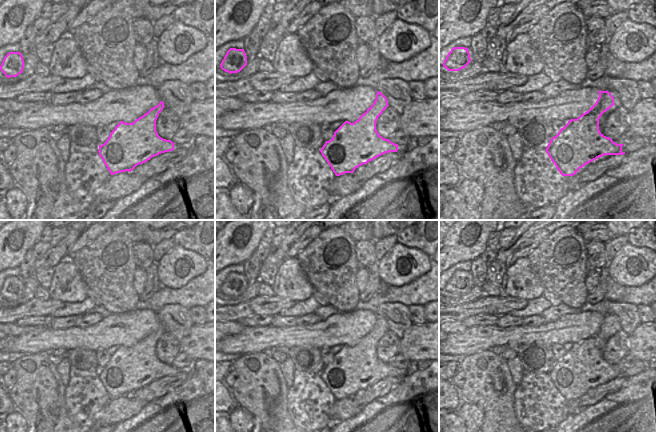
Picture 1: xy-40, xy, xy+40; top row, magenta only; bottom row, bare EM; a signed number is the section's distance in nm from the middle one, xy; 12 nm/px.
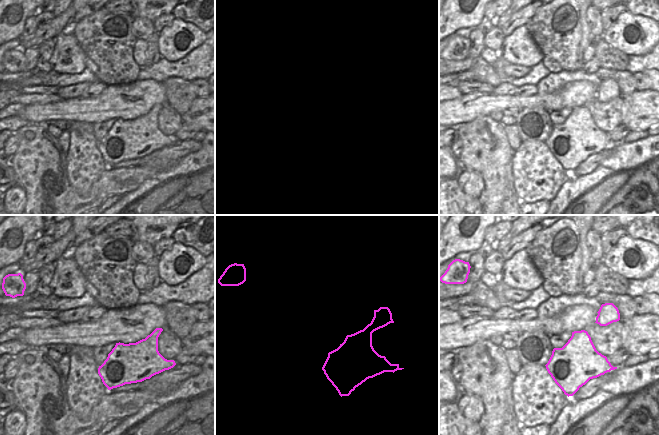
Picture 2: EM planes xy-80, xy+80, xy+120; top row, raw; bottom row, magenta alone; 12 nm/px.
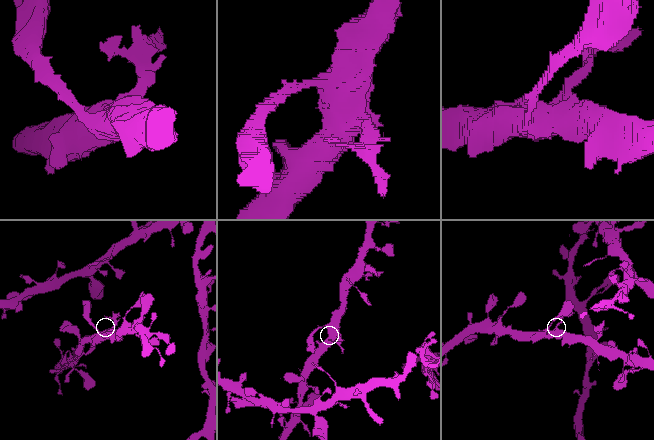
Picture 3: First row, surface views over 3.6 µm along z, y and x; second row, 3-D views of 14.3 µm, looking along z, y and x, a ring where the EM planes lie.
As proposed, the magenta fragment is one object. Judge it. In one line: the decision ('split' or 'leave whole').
split

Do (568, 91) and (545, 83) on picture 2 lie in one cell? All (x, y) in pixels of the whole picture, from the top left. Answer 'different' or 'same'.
different

